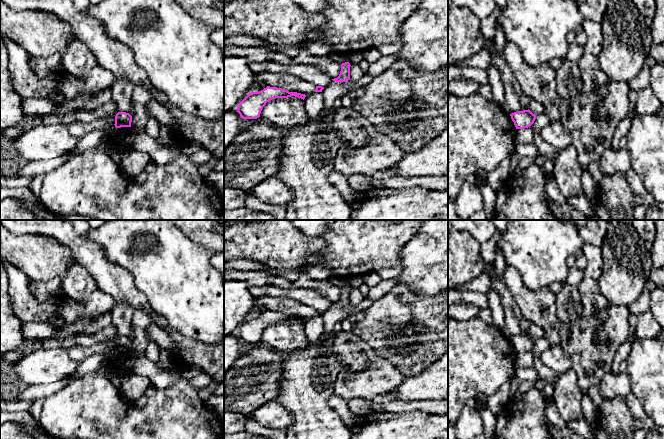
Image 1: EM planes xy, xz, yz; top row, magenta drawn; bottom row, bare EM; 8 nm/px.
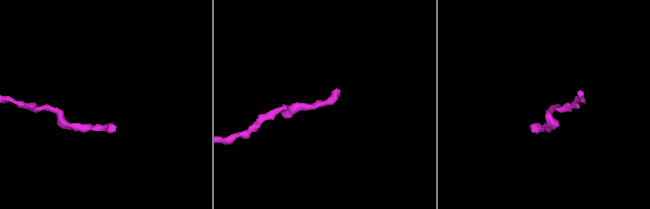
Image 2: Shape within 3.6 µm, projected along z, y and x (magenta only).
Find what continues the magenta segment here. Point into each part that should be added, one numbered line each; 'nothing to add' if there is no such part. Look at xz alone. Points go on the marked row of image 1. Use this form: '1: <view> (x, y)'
nothing to add

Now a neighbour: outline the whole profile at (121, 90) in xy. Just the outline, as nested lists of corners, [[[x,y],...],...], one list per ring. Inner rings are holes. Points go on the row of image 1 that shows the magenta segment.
[[[114,79],[112,87],[110,89],[112,94],[112,100],[117,105],[118,112],[131,113],[134,111],[132,103],[132,94],[134,87],[125,79]]]

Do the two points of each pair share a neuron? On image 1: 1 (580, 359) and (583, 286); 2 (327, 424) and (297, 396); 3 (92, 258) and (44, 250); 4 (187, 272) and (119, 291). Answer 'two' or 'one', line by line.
1: one
2: one
3: two
4: two

